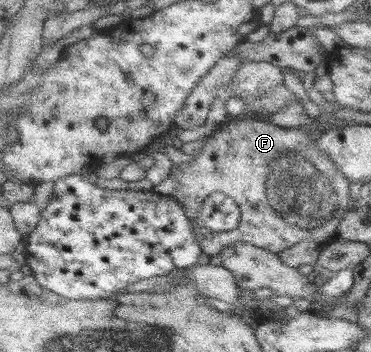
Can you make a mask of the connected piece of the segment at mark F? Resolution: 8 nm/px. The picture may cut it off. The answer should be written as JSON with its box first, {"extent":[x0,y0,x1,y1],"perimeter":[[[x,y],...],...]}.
{"extent":[171,117,351,257],"perimeter":[[[238,117],[231,119],[224,128],[218,129],[212,135],[207,137],[205,145],[199,155],[193,157],[192,161],[186,164],[172,166],[171,174],[181,183],[181,187],[175,191],[175,198],[182,203],[184,211],[188,213],[191,219],[199,217],[200,210],[203,208],[205,199],[216,192],[224,192],[226,195],[233,197],[236,203],[240,206],[242,215],[239,227],[232,231],[212,232],[210,230],[196,228],[195,232],[199,235],[199,242],[202,245],[203,253],[209,257],[217,256],[221,251],[233,243],[243,241],[251,243],[256,247],[264,248],[272,253],[279,254],[281,251],[287,250],[289,247],[294,247],[297,243],[302,243],[305,239],[333,239],[333,235],[339,230],[337,227],[343,223],[343,217],[349,210],[349,199],[351,196],[351,182],[343,171],[336,167],[336,163],[330,159],[328,155],[320,146],[317,140],[312,140],[310,134],[300,128],[285,128],[280,127],[278,124],[272,123],[268,118],[256,117]]]}

